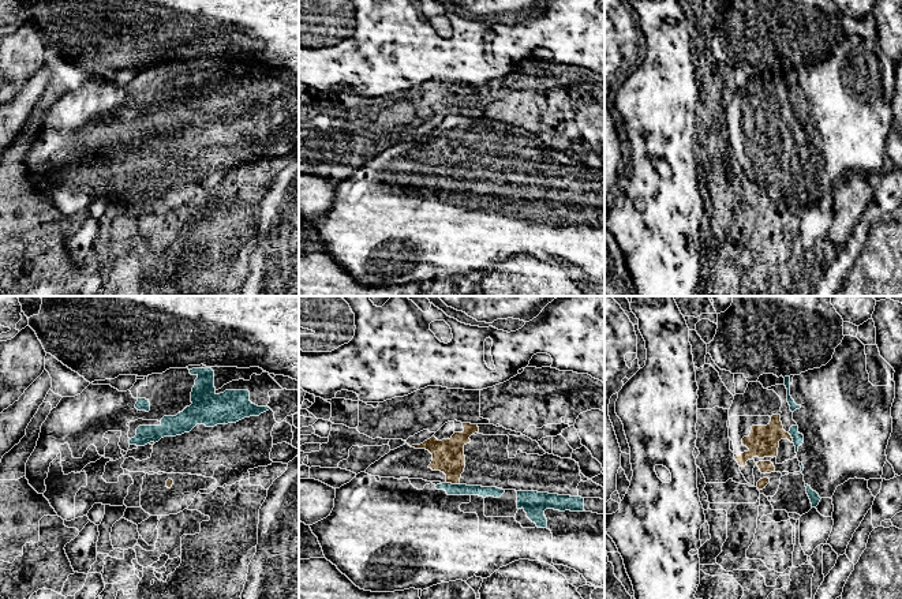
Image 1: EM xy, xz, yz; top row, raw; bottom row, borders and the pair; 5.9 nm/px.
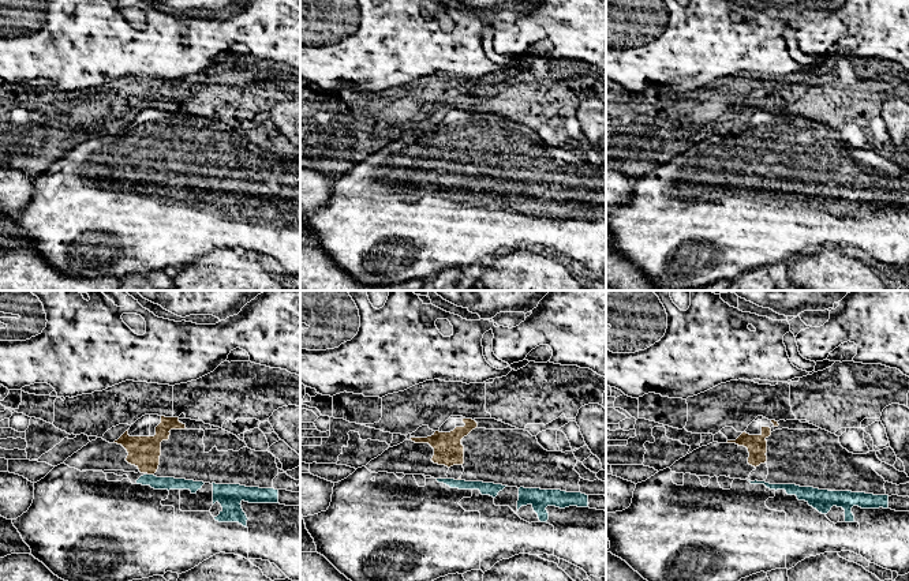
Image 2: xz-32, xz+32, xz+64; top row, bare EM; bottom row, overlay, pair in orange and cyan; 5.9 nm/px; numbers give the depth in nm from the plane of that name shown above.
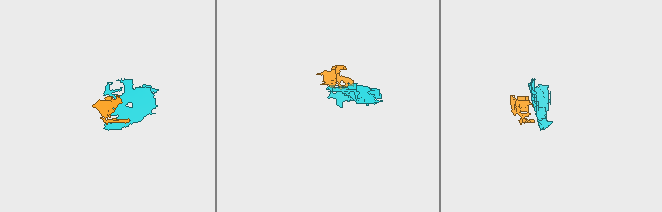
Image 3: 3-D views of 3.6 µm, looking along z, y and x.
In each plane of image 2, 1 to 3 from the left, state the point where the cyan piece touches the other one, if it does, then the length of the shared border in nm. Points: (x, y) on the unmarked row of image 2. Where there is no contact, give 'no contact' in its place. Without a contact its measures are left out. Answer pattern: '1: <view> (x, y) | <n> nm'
1: xz-32 (150, 168) | 40 nm
2: xz+32 (459, 173) | 30 nm
3: no contact

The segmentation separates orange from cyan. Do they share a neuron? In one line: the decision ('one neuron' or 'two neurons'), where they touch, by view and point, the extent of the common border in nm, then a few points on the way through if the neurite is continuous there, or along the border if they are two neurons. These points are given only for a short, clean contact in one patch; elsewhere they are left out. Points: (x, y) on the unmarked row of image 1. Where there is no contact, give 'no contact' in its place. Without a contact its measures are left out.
one neuron | xz (453, 178) | 80 nm

